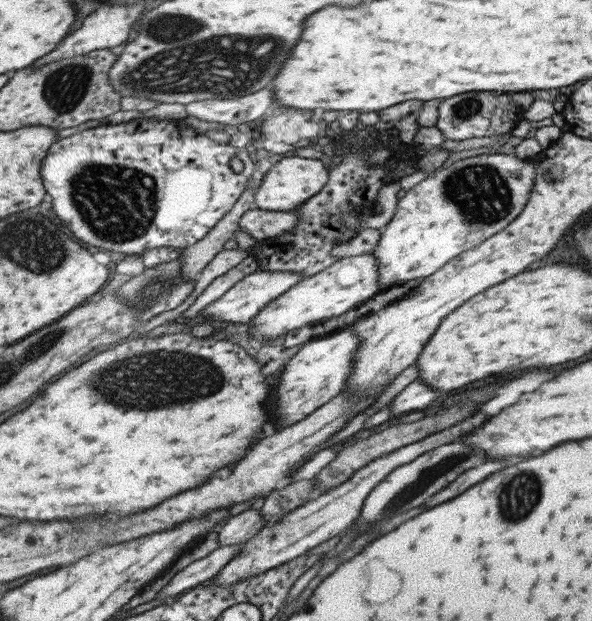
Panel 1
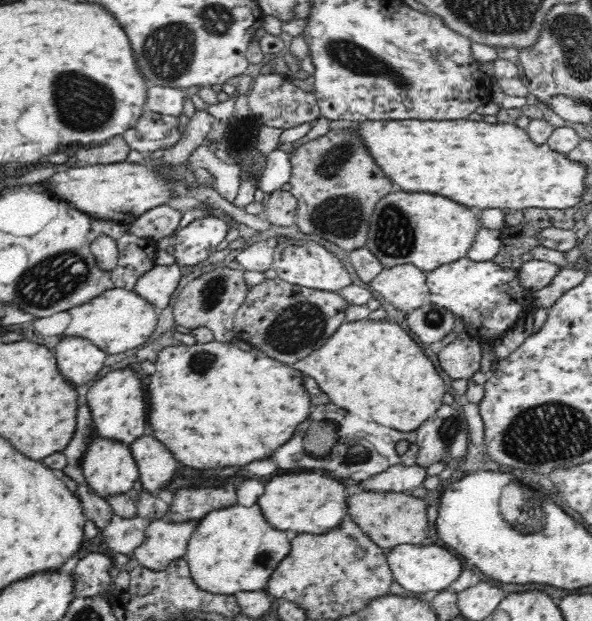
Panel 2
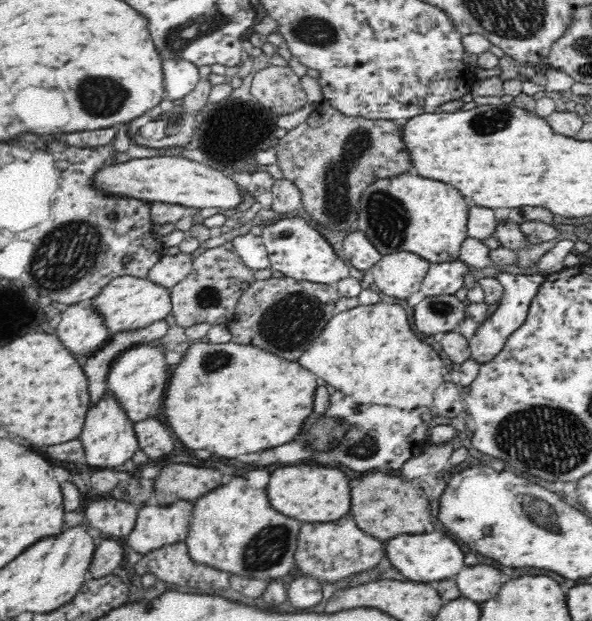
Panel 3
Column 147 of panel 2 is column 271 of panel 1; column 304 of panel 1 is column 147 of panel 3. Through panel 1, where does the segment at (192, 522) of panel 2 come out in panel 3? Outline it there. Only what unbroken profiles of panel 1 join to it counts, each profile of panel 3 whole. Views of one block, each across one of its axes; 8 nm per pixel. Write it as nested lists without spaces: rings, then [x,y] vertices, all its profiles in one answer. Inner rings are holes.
[[[181,498],[167,504],[142,504],[124,542],[145,555],[150,550],[185,540],[193,508],[192,500]]]

